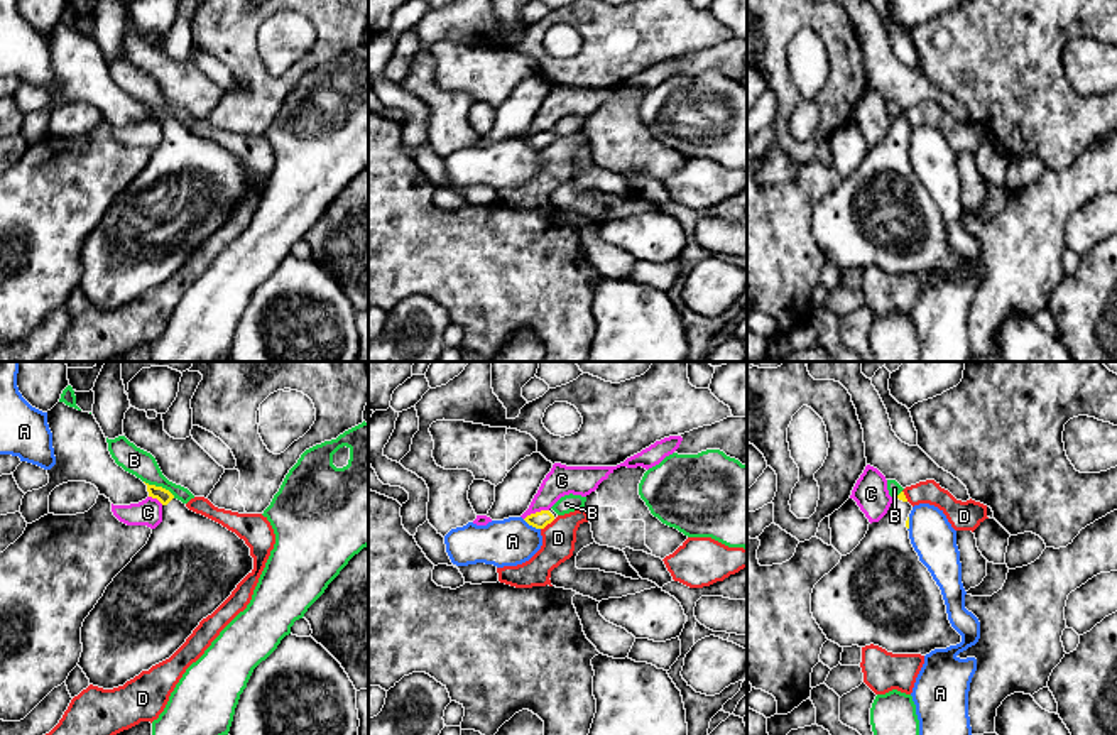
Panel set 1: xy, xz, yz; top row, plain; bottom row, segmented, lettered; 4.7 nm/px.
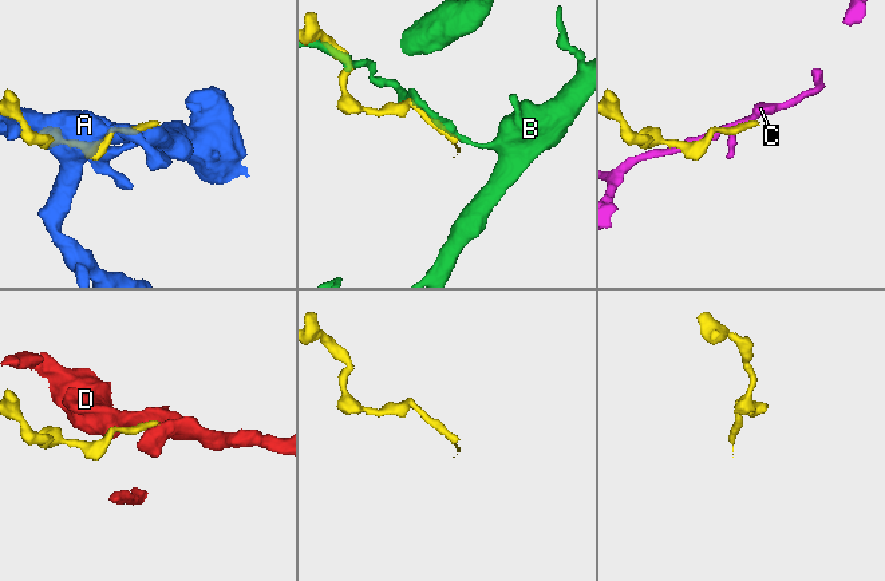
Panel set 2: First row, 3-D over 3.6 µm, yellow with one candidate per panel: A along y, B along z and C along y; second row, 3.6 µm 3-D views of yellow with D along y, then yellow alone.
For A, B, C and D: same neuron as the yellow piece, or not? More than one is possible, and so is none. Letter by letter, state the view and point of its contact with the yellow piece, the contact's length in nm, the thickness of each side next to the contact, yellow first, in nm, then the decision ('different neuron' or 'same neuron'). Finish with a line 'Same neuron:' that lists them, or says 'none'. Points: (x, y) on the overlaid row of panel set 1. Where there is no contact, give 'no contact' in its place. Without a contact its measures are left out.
A: meets yellow in xz at (531, 524); contact 100 nm long; 80 nm thick on the yellow side, 220 nm on the other; different neuron
B: meets yellow in xy at (159, 487); contact 170 nm long; 70 nm thick on the yellow side, 130 nm on the other; different neuron
C: meets yellow in xz at (536, 512); contact 130 nm long; 80 nm thick on the yellow side, 150 nm on the other; different neuron
D: meets yellow in xz at (548, 522); contact 90 nm long; 80 nm thick on the yellow side, 160 nm on the other; different neuron
Same neuron: none

